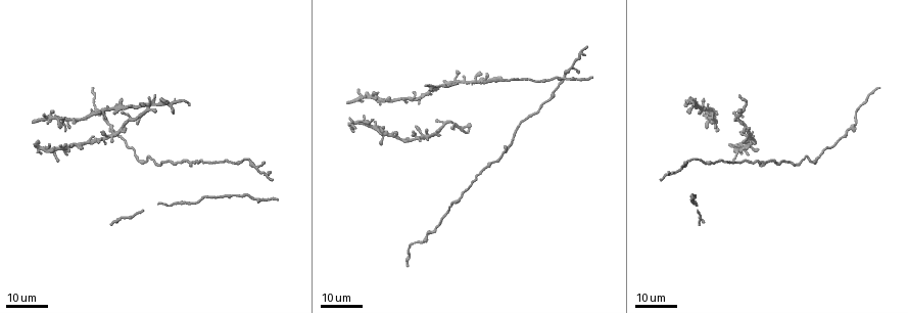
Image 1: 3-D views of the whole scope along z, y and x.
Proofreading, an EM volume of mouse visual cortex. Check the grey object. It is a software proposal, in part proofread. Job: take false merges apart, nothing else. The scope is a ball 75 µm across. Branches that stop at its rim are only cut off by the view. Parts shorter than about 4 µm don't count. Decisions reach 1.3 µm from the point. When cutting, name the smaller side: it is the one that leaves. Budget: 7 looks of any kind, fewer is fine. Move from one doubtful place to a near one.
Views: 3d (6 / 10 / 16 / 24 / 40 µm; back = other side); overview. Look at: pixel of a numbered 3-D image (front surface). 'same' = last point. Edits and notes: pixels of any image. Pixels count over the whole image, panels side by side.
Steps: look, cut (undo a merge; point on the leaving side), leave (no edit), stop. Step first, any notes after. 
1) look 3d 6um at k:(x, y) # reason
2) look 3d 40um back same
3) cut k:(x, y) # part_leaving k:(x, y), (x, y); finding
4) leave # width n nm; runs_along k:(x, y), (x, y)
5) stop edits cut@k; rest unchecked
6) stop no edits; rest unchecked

look 3d 16um at 1:(484, 80) # arms part here

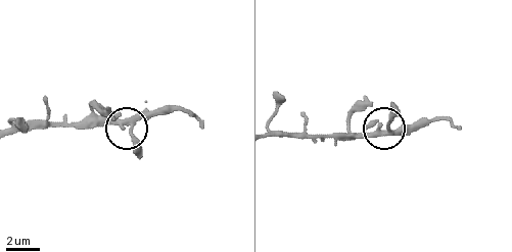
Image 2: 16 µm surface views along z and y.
look 3d 6um at 2:(131, 125)

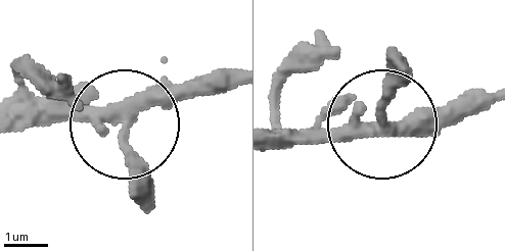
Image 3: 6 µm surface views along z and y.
leave # arms 3; runs_along 3:(18, 128), (128, 120), (213, 77); all the same neuron

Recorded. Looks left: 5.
look 3d 16um at 1:(453, 123) # four or more arms meet

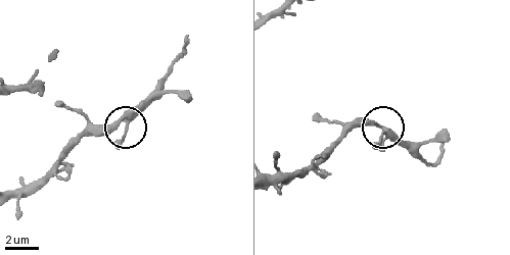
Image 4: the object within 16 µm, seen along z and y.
look 3d 10um at 4:(128, 119)

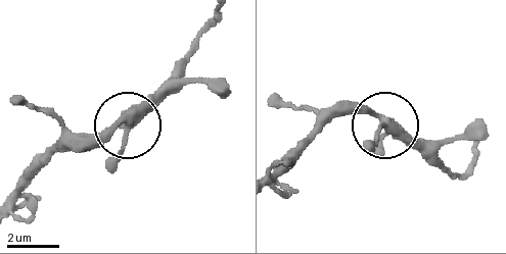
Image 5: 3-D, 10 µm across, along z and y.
leave # width 290 nm; runs_along 5:(15, 192), (61, 150), (134, 119), (184, 68); one neuron here

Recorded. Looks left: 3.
look 3d 24um at 1:(111, 135)

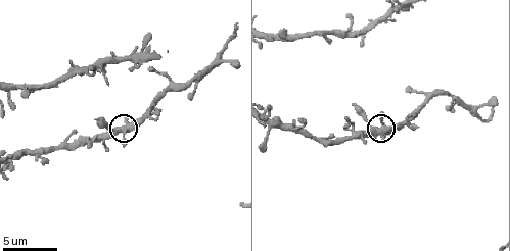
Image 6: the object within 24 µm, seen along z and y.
look 3d 6um at 6:(125, 132)

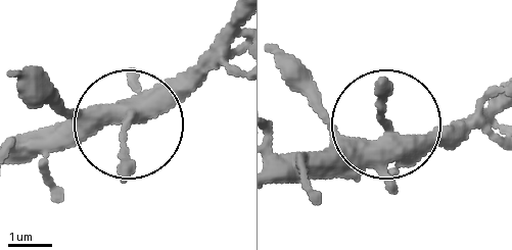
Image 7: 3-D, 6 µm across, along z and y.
leave # runs_along 7:(20, 158), (164, 111), (215, 63), (226, 67); all the same neuron

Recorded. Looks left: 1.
stop no edits; rest unchecked

